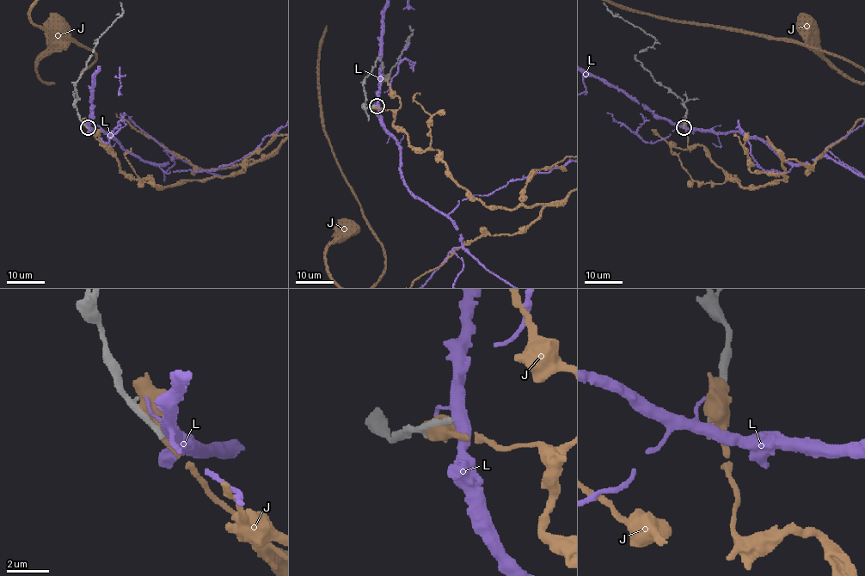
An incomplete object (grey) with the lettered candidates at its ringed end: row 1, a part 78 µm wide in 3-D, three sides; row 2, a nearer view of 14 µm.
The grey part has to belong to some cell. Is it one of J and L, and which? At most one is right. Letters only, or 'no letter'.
no letter

